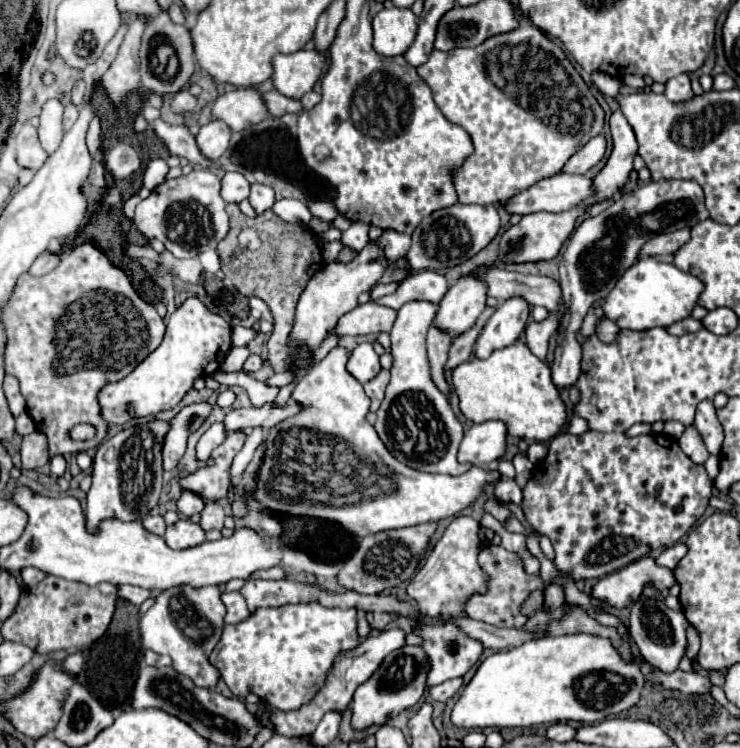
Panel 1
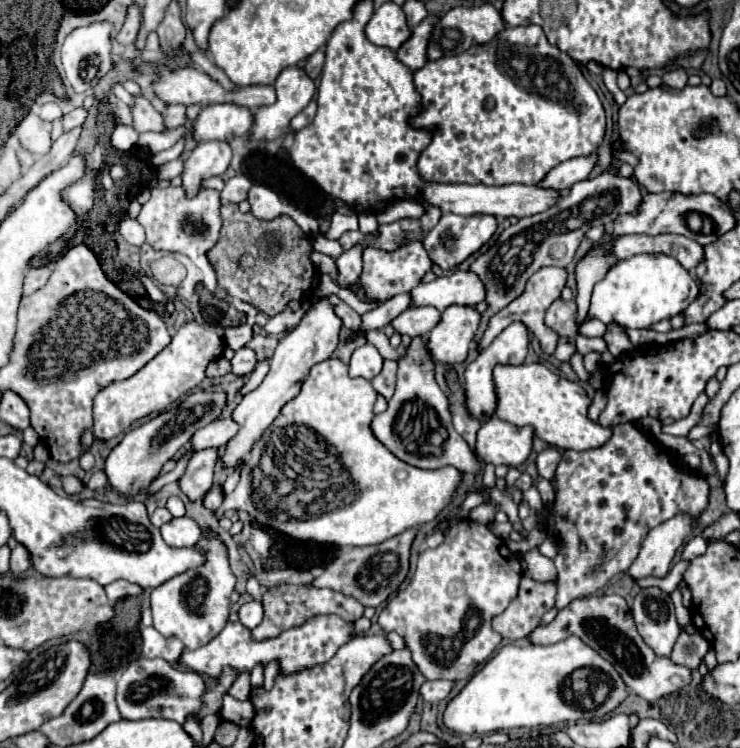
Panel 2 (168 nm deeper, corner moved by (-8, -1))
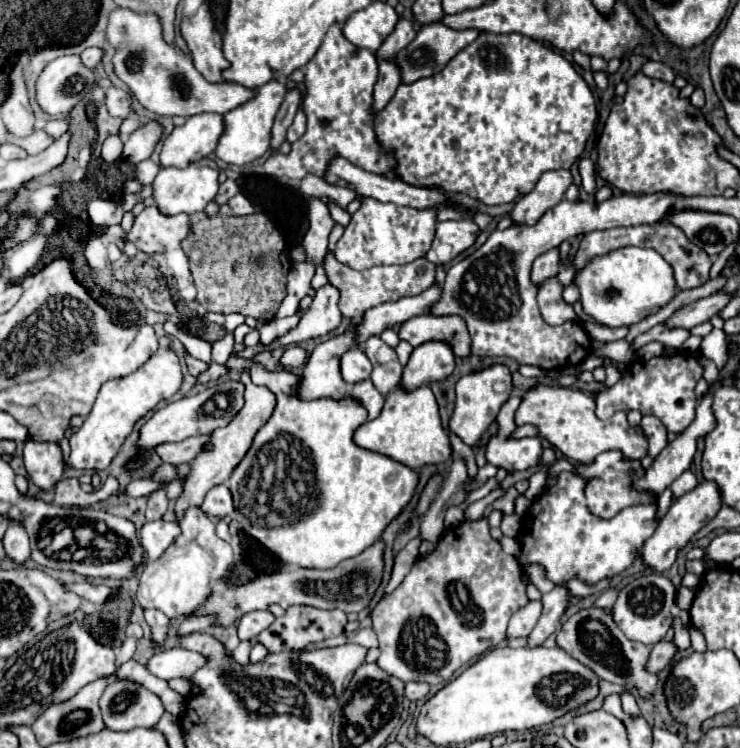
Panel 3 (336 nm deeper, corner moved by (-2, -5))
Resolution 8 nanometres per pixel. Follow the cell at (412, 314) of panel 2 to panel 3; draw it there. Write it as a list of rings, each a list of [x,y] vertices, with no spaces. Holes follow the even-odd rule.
[[[414,316],[412,320],[406,320],[398,332],[400,340],[410,342],[414,348],[432,342],[432,340],[444,340],[452,352],[458,358],[470,356],[468,348],[472,344],[468,336],[468,328],[460,316]]]

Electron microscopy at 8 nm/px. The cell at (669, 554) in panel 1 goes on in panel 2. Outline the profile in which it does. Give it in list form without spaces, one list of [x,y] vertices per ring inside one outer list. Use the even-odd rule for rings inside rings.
[[[694,536],[682,550],[682,560],[694,560],[696,556],[702,556],[706,552],[706,540],[702,536]]]

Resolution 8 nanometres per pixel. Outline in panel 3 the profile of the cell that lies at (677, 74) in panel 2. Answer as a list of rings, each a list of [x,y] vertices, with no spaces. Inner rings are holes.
[[[648,60],[648,62],[644,62],[644,66],[642,66],[642,72],[646,74],[646,76],[650,76],[650,78],[658,78],[658,80],[664,80],[664,82],[674,82],[674,72],[672,72],[672,68],[668,66],[668,64],[664,64],[664,62],[654,62],[654,60]]]

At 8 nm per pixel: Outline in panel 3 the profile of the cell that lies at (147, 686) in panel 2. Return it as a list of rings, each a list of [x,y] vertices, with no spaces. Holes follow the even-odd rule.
[[[116,680],[104,690],[100,710],[108,730],[124,732],[132,728],[152,728],[160,720],[164,706],[162,700],[144,686]]]

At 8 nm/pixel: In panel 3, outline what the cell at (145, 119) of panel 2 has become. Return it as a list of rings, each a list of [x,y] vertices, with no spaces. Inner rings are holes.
[[[114,86],[106,88],[106,98],[104,98],[104,104],[108,108],[108,112],[112,116],[120,116],[120,118],[128,118],[132,114],[132,98],[128,92],[124,90],[118,90]]]

